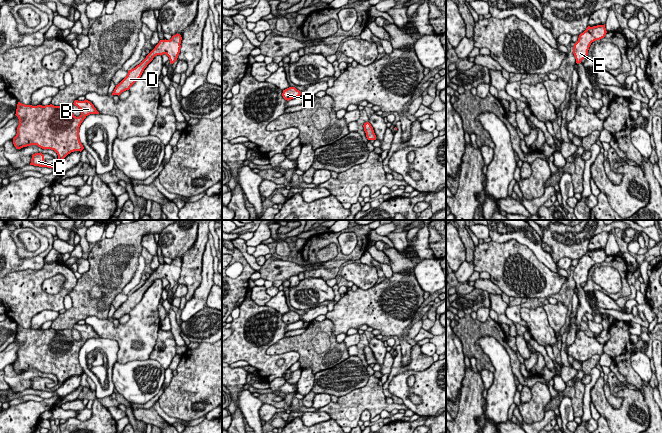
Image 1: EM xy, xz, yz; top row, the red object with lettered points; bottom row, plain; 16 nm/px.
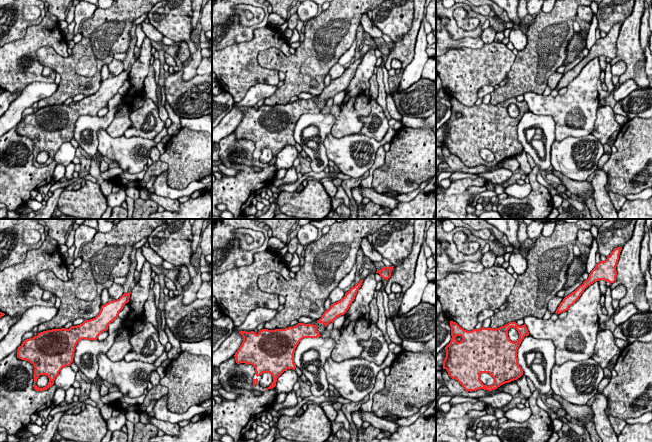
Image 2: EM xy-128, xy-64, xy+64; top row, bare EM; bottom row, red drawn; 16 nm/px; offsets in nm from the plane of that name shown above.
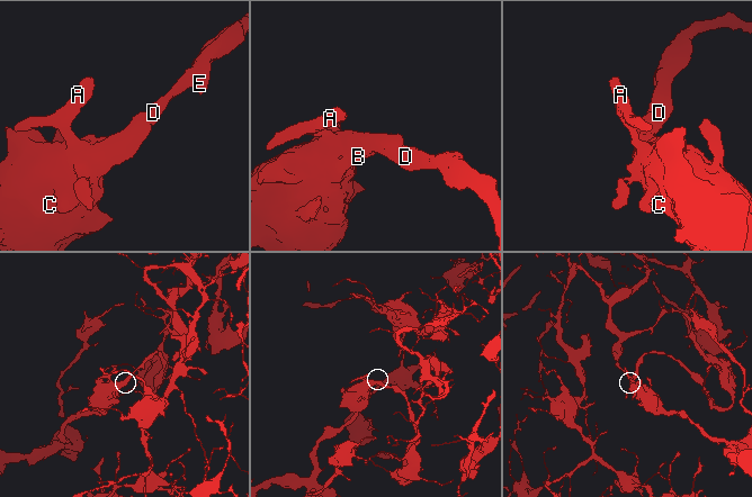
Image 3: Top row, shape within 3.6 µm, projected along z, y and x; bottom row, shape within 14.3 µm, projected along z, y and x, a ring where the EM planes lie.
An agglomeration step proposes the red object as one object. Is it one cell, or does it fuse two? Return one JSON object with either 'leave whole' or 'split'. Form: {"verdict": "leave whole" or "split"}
{"verdict": "leave whole"}

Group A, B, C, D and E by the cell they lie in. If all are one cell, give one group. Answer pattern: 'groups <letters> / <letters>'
groups A B C D E

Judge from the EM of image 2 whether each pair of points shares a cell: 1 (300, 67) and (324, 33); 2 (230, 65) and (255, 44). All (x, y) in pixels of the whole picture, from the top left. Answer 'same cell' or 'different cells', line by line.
1: same cell
2: same cell

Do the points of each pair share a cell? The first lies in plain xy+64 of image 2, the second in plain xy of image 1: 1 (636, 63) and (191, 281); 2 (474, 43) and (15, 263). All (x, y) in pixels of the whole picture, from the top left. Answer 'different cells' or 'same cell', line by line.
1: same cell
2: same cell

